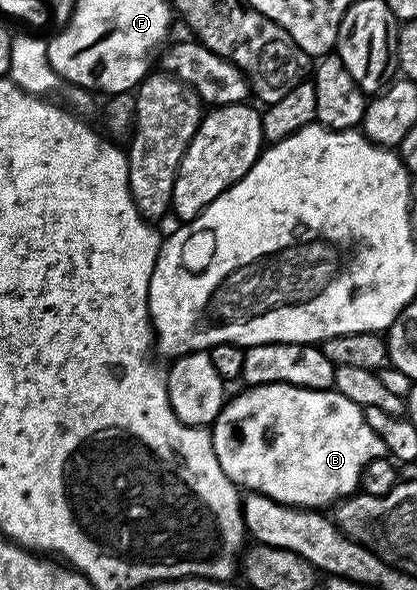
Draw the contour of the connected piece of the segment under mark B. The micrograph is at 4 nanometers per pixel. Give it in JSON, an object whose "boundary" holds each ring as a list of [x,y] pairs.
{"boundary":[[[264,383],[261,387],[249,387],[241,390],[245,391],[239,392],[234,399],[232,396],[226,402],[224,409],[219,413],[219,417],[211,425],[211,430],[213,432],[215,457],[219,457],[219,465],[223,465],[223,473],[227,473],[230,481],[246,492],[266,495],[275,501],[286,503],[288,507],[325,509],[325,506],[328,508],[330,505],[336,504],[340,500],[348,499],[350,495],[354,494],[361,486],[361,470],[372,459],[380,459],[386,454],[383,441],[379,441],[379,437],[375,437],[375,429],[371,429],[371,425],[367,425],[363,408],[355,405],[355,401],[347,401],[347,397],[343,397],[335,389],[316,391],[306,387],[292,387],[290,383]]]}

